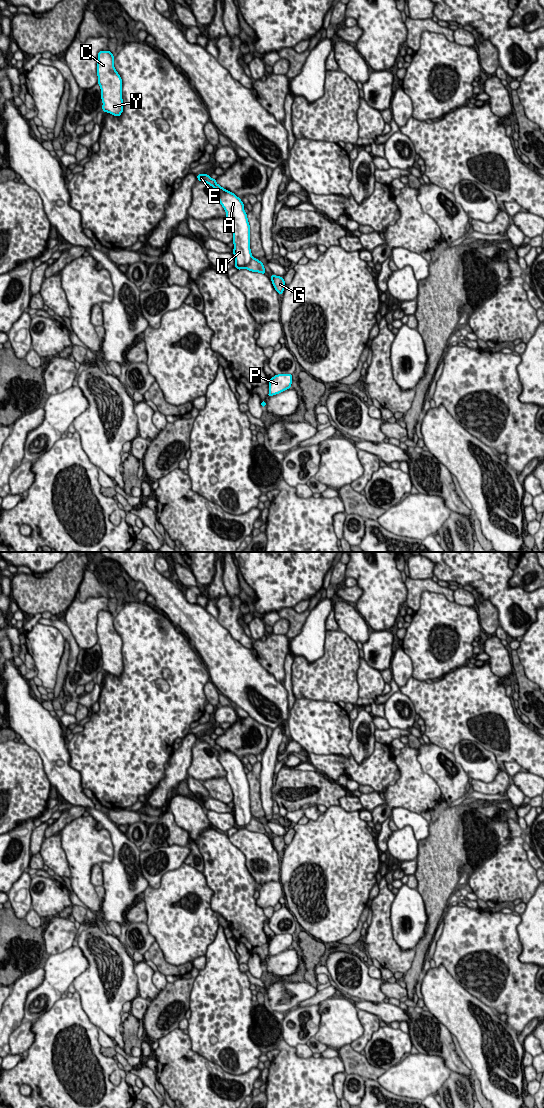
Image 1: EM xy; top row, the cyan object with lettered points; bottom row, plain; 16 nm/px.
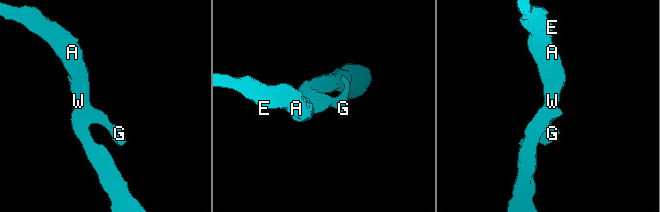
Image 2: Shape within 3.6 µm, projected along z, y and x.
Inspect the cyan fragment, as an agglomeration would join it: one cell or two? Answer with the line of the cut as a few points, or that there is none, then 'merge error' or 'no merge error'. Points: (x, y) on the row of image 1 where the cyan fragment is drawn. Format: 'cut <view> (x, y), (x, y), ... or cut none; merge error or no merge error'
cut xy (252, 257), (245, 267); merge error

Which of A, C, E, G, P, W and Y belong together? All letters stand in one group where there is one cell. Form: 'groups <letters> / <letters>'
groups A C E P W Y / G

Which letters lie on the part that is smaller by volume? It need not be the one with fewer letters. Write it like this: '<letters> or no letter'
G

